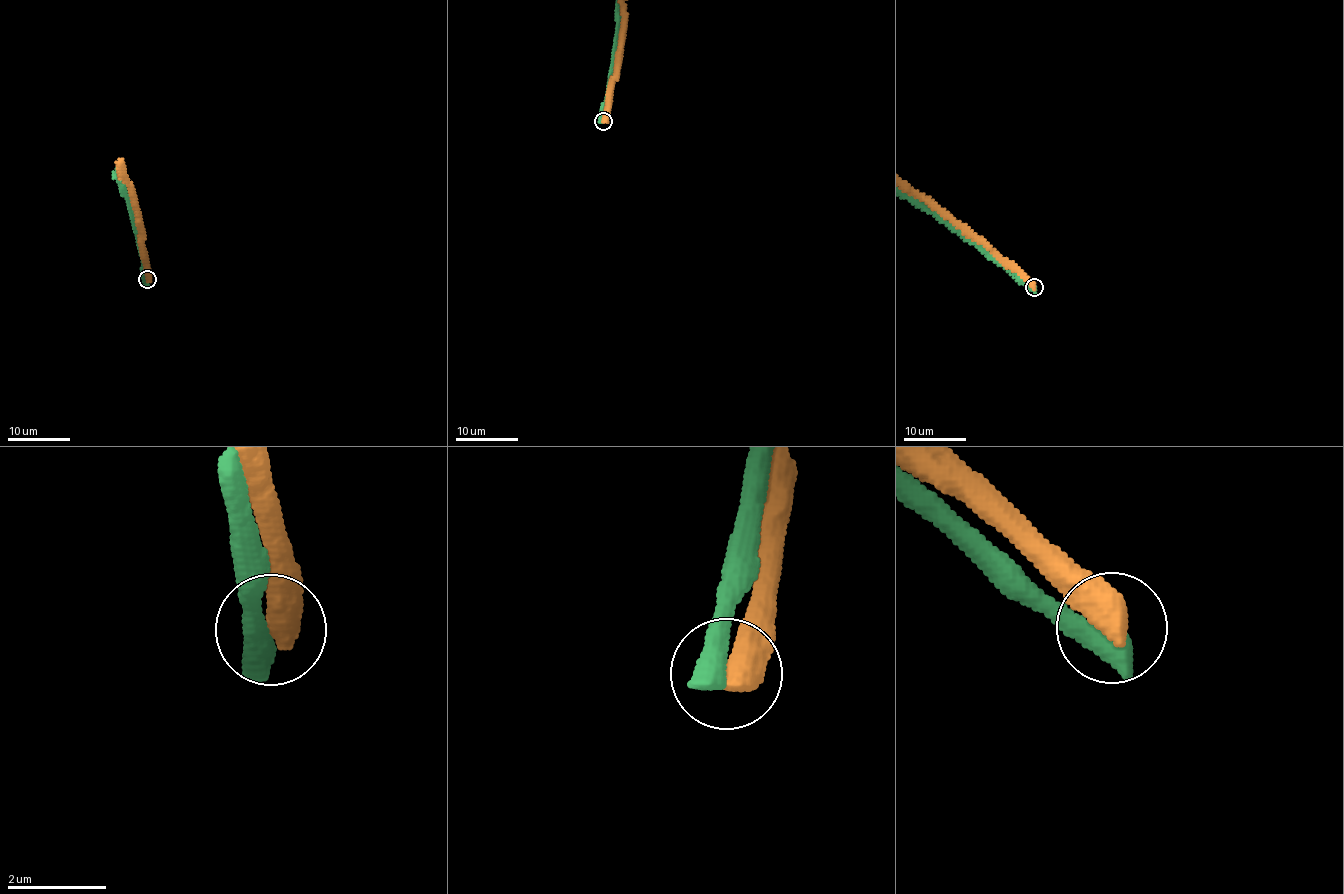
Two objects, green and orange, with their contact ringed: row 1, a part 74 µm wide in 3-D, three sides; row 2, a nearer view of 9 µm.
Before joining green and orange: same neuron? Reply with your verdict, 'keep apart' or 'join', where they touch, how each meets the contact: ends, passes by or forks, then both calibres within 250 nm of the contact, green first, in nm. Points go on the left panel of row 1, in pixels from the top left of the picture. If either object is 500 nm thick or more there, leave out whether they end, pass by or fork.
keep apart; at (147, 279); 600 nm thick on the green side, 600 nm on the other

